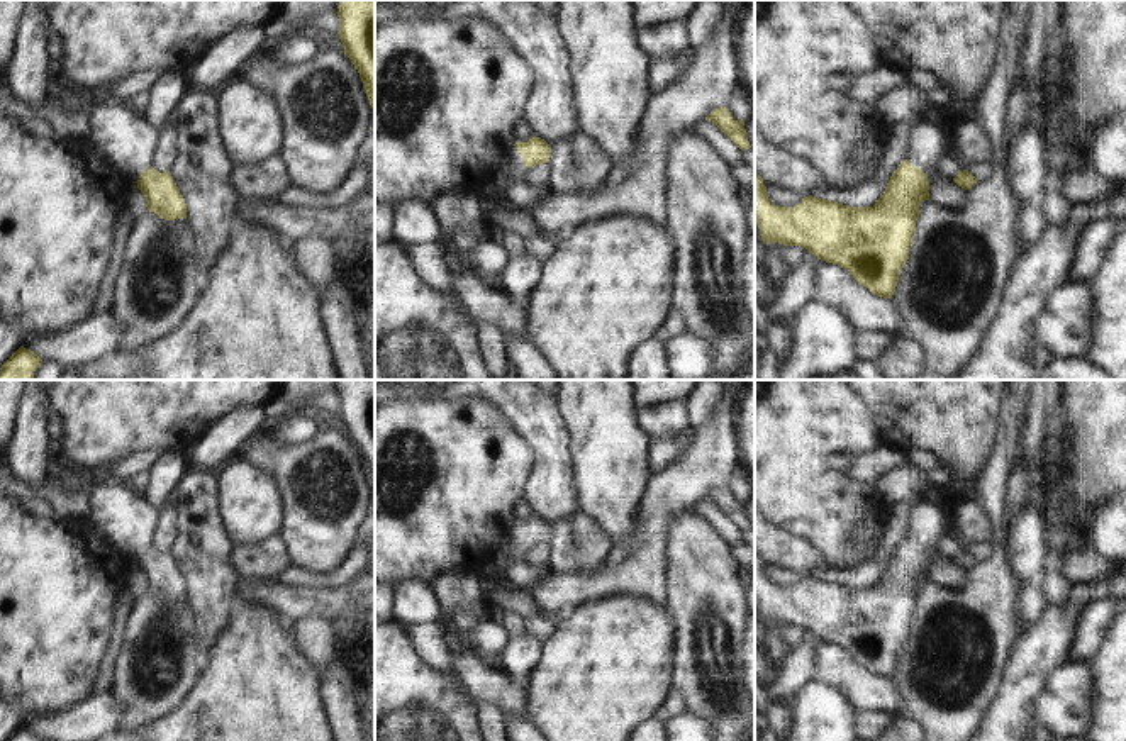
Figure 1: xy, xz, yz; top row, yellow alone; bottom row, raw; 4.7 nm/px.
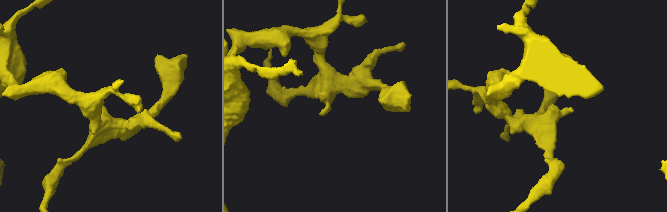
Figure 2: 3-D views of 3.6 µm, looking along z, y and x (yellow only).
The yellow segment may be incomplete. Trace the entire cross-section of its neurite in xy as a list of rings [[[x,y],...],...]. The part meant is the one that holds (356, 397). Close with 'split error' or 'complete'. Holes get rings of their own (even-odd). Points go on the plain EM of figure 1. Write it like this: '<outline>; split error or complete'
[[[341,380],[337,387],[337,397],[337,414],[343,422],[344,434],[351,439],[363,461],[363,468],[373,488],[371,510],[375,510],[375,380]]]; complete

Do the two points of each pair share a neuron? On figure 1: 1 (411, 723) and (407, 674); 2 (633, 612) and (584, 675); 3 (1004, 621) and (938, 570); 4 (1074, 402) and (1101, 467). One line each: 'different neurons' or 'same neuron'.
1: same neuron
2: same neuron
3: different neurons
4: same neuron

